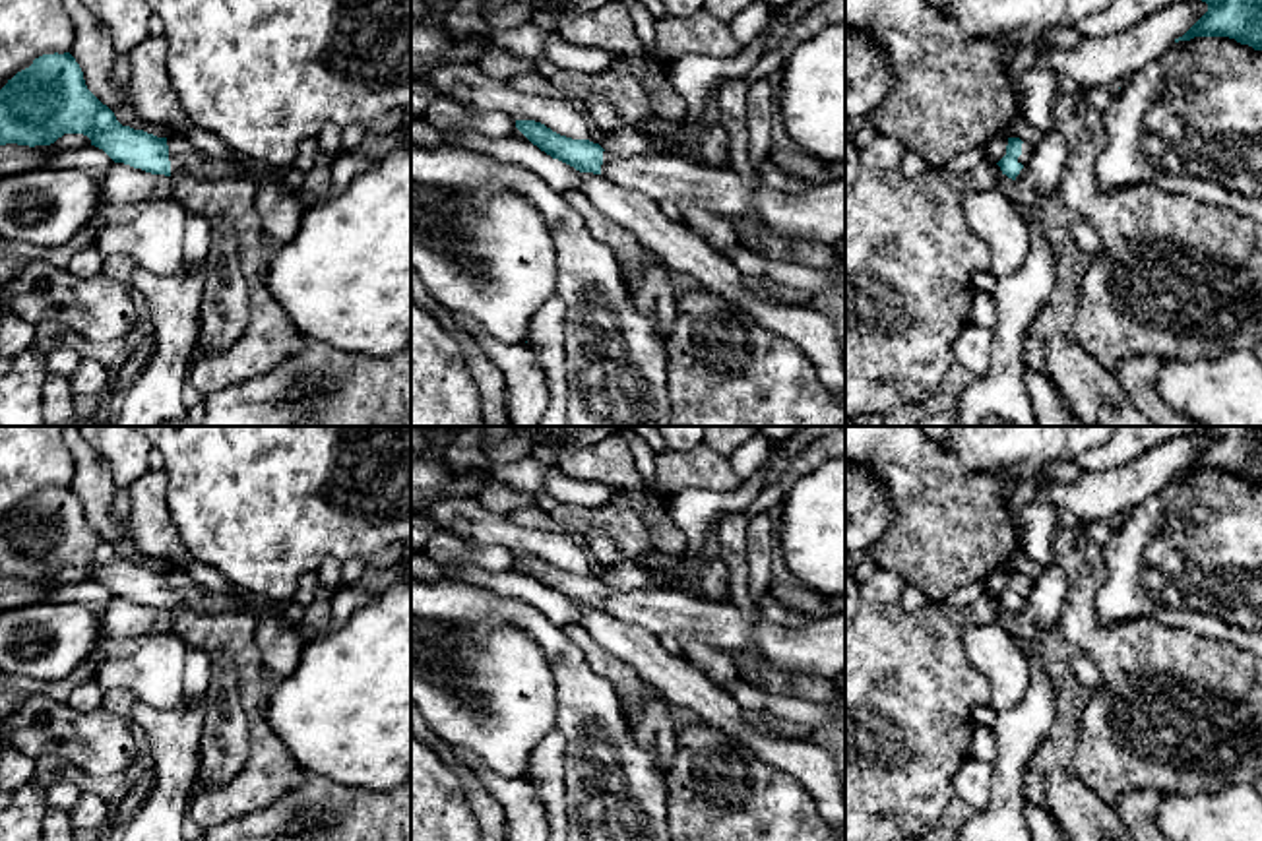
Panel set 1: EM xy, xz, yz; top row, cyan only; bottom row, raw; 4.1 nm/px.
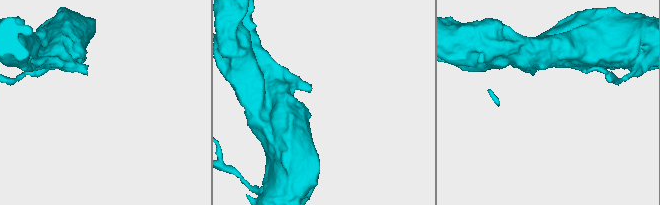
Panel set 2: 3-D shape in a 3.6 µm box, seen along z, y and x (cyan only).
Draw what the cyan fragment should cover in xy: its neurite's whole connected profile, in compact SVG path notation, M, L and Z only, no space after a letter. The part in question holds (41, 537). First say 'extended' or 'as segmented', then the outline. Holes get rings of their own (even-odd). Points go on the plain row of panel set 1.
extended; M70 486L43 488L0 523L0 579L50 579L64 568L83 568L114 597L151 608L176 610L188 605L178 591L169 587L167 572L122 560L114 546L87 523L83 506Z

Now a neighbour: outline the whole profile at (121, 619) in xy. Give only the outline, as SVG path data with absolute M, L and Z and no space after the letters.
M114 597L99 614L101 620L101 639L91 651L87 663L99 667L107 661L107 647L110 641L120 638L143 638L153 630L155 608L142 603L134 603L124 597Z

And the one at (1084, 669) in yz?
M1078 649L1070 661L1072 674L1078 686L1097 692L1101 686L1101 670L1095 661L1082 649Z

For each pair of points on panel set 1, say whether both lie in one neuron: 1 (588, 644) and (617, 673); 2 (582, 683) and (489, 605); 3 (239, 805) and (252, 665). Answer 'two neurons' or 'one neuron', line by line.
1: one neuron
2: one neuron
3: one neuron

